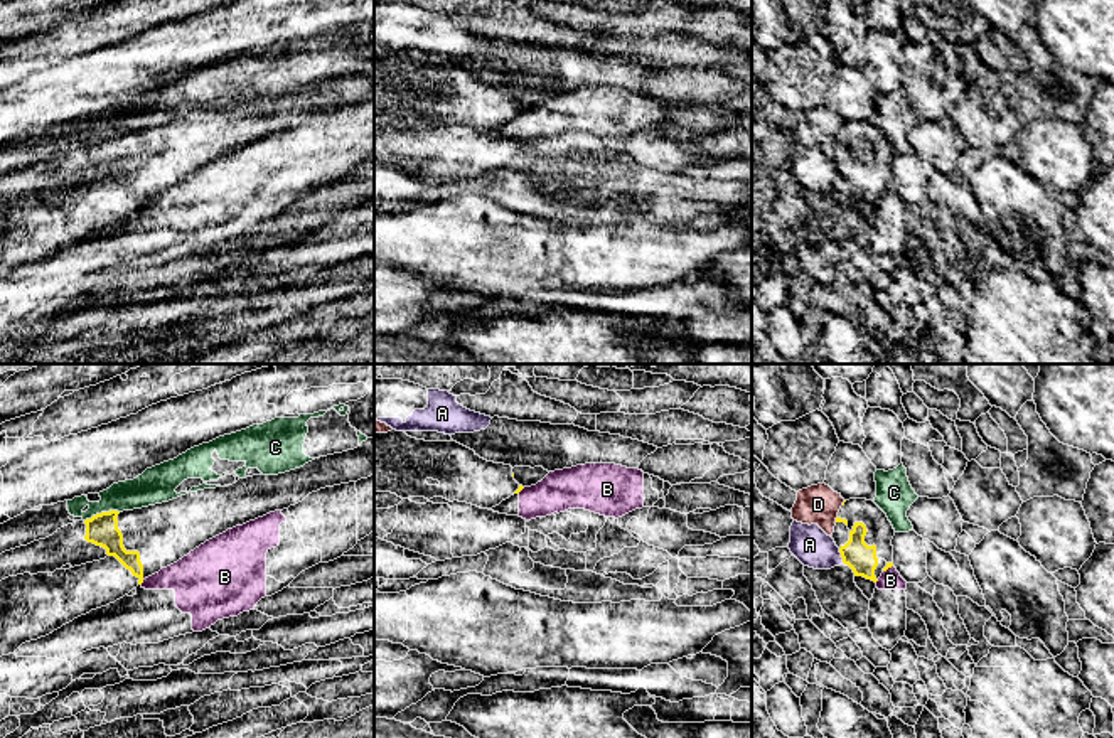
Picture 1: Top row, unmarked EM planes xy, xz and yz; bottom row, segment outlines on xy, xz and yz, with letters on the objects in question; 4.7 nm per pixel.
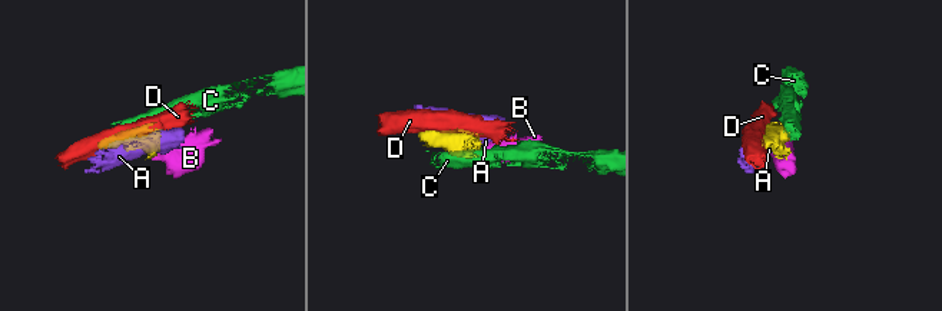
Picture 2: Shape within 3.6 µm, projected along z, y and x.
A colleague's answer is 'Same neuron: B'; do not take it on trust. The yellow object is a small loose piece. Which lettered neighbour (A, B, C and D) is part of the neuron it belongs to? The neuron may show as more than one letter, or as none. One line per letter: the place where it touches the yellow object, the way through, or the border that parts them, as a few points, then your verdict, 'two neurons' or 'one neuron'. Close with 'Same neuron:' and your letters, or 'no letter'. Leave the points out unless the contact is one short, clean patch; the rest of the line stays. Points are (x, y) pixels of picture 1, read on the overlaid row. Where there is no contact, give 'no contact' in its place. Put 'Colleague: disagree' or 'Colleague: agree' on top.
Colleague: disagree
A: contact yz (841, 556); border yz (838, 548), (845, 563); two neurons
B: contact xy (142, 582); border xy (144, 580), (140, 583); two neurons
C: contact xy (101, 513); border xy (118, 511), (101, 511), (85, 521); two neurons
D: contact yz (836, 519); two neurons
Same neuron: no letter

